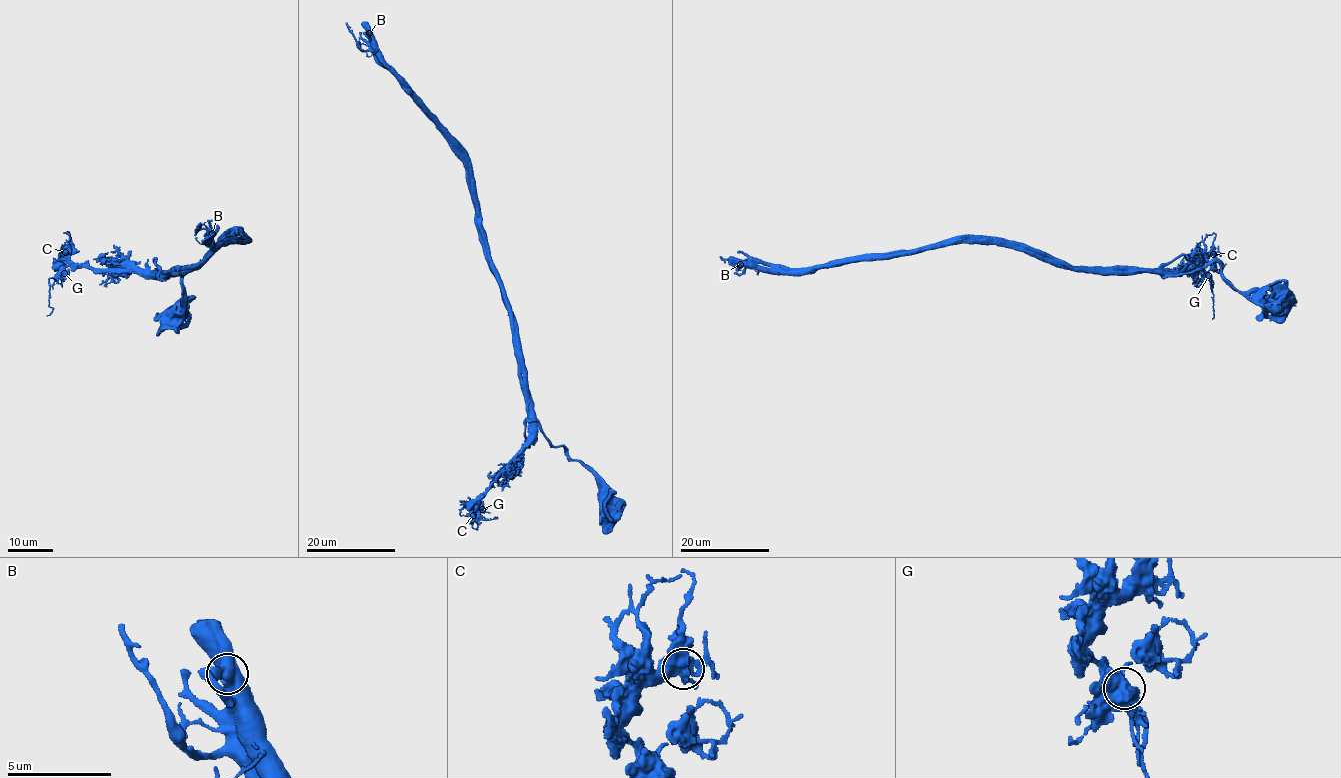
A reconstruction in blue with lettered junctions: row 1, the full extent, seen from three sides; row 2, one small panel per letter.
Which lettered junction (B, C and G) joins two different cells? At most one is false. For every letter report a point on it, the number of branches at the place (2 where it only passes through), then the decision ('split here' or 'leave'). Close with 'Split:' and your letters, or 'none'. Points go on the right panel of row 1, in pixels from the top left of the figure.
B: at (740, 264); 2 branches meet; split here
C: at (1213, 254); 2 branches meet; leave
G: at (1208, 275); 2 branches meet; leave
Split: B

